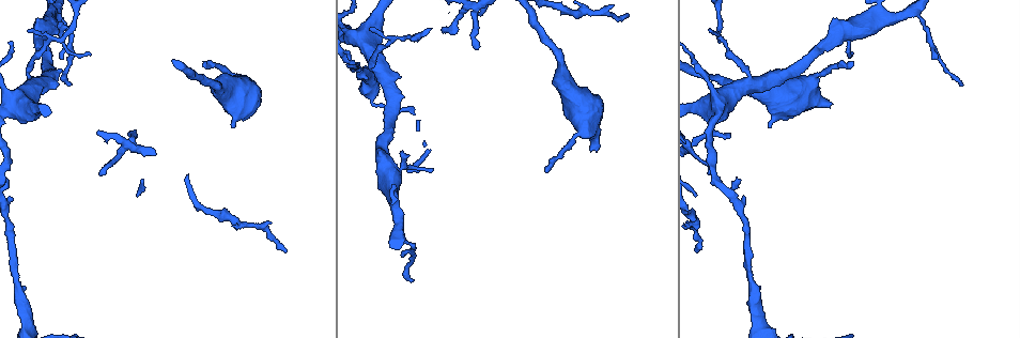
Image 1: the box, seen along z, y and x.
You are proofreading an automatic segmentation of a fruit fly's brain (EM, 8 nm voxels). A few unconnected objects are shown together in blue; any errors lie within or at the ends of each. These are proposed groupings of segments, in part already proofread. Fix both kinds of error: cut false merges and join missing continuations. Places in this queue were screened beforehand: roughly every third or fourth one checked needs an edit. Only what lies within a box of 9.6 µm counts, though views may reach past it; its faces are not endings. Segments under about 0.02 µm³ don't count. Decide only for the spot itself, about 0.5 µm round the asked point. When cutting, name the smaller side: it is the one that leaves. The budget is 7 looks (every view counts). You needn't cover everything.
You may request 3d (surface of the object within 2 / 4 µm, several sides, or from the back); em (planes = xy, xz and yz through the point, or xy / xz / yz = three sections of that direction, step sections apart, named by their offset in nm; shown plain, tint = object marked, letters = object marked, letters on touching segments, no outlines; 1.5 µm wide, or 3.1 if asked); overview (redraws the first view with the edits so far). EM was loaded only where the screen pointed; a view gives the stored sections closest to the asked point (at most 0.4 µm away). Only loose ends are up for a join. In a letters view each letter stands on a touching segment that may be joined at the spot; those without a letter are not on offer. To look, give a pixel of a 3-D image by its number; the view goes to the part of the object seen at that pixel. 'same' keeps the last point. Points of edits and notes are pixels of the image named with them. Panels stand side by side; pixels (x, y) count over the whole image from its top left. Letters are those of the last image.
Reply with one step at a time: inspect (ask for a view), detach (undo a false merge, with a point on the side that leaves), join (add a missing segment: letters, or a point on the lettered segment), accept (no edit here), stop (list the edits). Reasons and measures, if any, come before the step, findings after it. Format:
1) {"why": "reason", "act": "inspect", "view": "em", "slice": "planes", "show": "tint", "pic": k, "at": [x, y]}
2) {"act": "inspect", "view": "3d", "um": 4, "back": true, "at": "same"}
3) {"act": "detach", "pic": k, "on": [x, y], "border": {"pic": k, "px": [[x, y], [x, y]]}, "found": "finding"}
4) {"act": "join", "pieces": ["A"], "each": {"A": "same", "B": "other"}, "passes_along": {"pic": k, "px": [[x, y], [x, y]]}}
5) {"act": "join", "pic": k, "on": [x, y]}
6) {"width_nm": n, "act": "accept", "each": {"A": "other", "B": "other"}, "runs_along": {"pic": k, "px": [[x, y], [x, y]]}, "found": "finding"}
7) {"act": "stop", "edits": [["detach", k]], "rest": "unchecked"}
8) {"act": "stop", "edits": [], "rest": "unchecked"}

{"why": "thick end", "act": "inspect", "view": "3d", "um": 4, "back": true, "pic": 1, "at": [600, 147]}

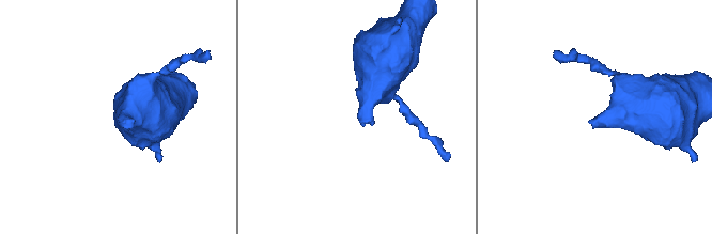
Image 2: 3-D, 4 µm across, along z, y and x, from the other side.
{"act": "inspect", "view": "em", "slice": "planes", "show": "letters", "pic": 2, "at": [593, 126]}

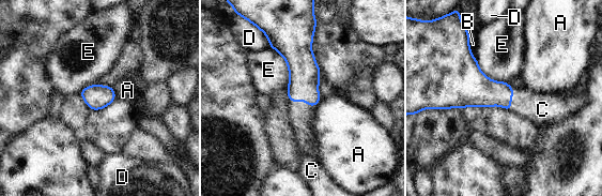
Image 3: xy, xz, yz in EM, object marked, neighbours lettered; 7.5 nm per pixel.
{"act": "join", "pieces": ["C"], "each": {"A": "other", "B": "other", "C": "same", "D": "other", "E": "other"}, "passes_along": {"pic": 3, "px": [[304, 73], [303, 101], [299, 114]]}, "found": "it goes on there"}

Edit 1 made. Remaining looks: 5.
{"why": "branch stops here", "act": "inspect", "view": "em", "slice": "planes", "show": "letters", "pic": 1, "at": [768, 127]}

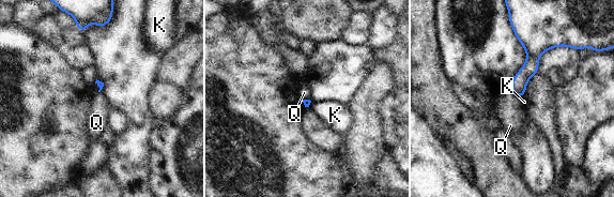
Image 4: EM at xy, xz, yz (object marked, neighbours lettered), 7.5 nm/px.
{"longest_contact_nm": ["Q", 90], "act": "accept", "each": {"K": "other", "Q": "other"}, "found": "no lettered segment goes on from it"}

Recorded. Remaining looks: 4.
{"act": "inspect", "view": "3d", "um": 2, "pic": 1, "at": [90, 54]}

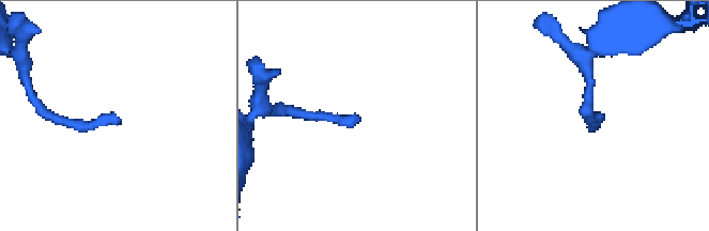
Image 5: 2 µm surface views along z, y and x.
{"act": "inspect", "view": "em", "slice": "yz", "step": 4, "show": "letters", "pic": 5, "at": [360, 117]}

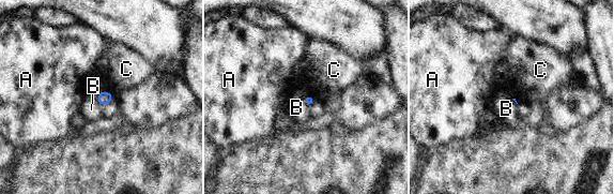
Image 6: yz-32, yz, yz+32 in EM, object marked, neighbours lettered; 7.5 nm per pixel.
{"why": "another direction", "act": "inspect", "view": "em", "slice": "planes", "show": "letters", "at": "same"}

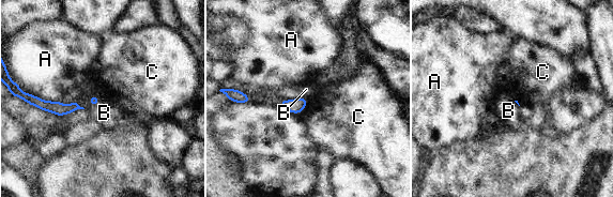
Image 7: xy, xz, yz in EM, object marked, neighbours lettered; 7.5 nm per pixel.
{"longest_contact_nm": ["A", 240], "act": "accept", "each": {"A": "other", "B": "other", "C": "other"}, "found": "no lettered segment goes on from it"}

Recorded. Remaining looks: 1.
{"act": "stop", "edits": [["join", 3]], "rest": "unchecked"}

